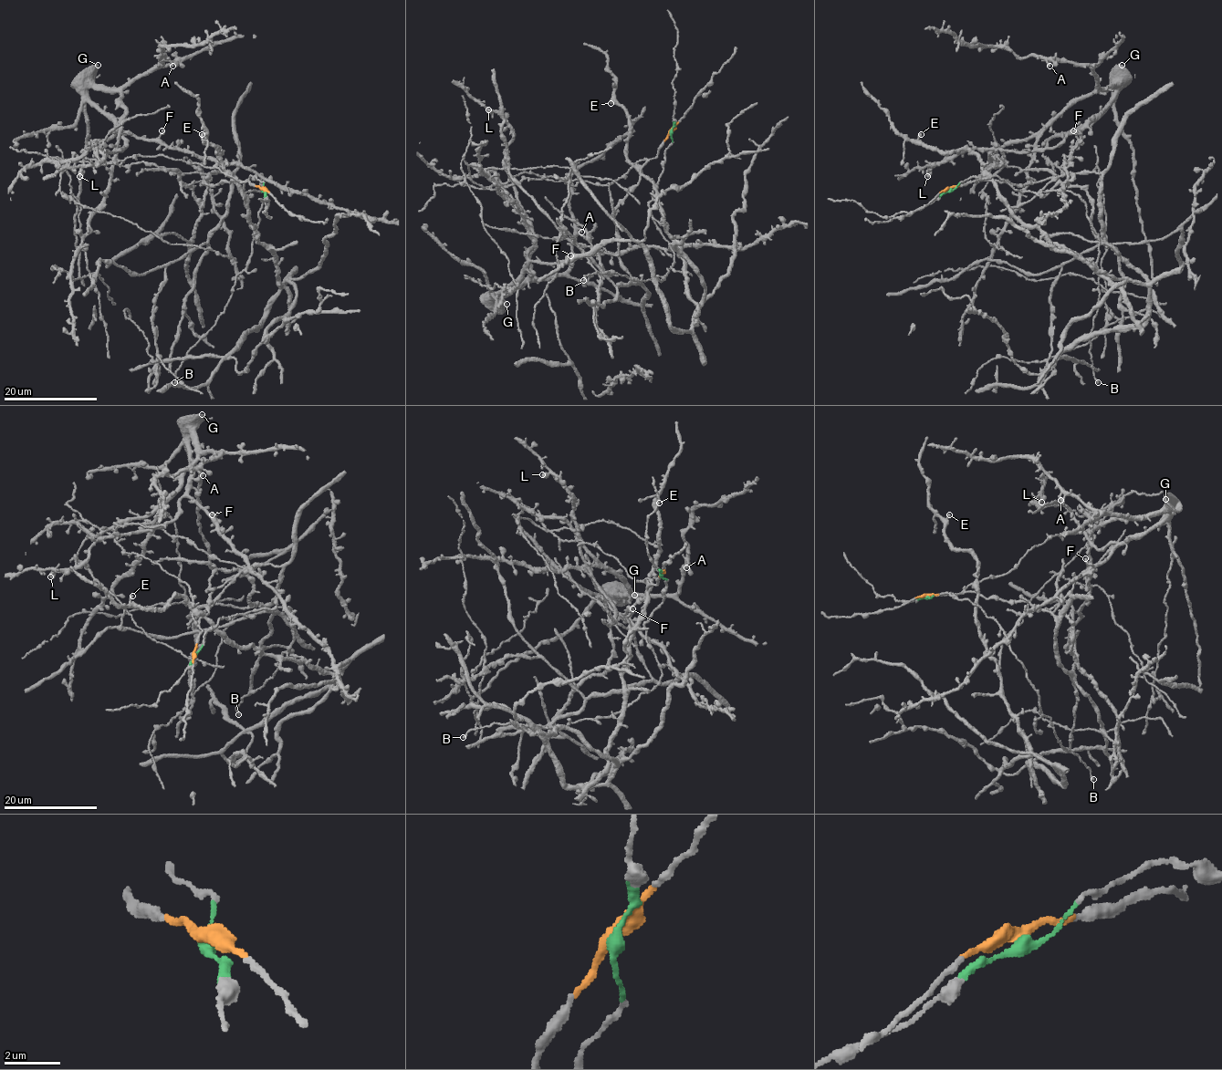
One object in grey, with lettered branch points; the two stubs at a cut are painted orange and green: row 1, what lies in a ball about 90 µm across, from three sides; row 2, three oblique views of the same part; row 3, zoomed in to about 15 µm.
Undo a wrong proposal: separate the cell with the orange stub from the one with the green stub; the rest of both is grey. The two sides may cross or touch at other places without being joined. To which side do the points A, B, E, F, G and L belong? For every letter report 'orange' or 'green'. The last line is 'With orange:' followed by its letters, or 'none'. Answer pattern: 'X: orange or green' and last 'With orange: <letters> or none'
A: green
B: green
E: orange
F: green
G: green
L: green
With orange: E

